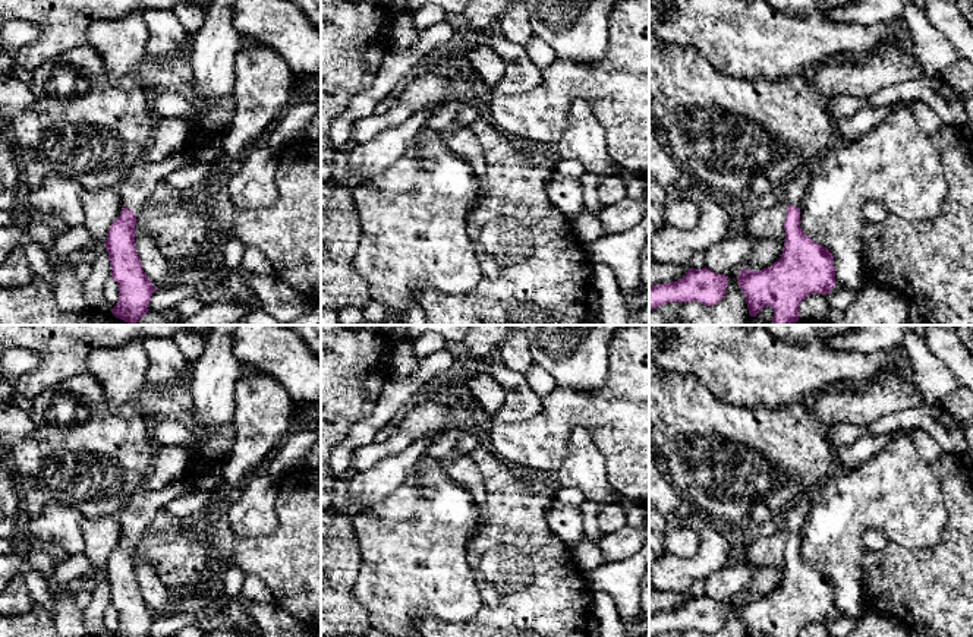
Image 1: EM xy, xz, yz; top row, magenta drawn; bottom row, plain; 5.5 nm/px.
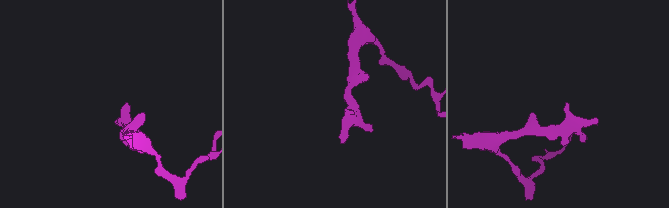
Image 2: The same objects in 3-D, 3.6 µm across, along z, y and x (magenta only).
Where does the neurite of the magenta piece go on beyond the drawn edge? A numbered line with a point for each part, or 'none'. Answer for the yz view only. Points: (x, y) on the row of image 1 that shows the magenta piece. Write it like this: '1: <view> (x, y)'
1: yz (793, 191)

